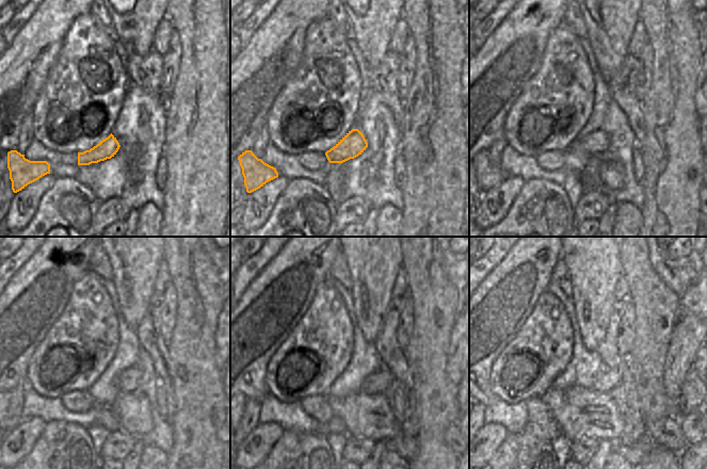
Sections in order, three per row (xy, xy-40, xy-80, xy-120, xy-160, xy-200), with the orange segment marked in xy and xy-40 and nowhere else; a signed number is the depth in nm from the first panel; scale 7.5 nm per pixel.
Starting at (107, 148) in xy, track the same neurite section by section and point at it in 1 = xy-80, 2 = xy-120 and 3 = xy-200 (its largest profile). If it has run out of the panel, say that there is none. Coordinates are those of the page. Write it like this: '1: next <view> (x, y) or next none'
1: next xy-80 (597, 142)
2: next xy-120 (128, 382)
3: next xy-200 (606, 379)

